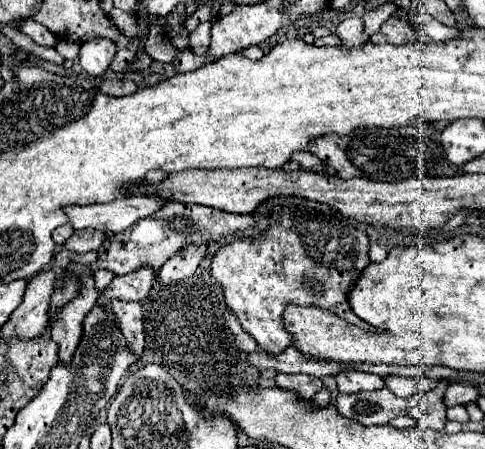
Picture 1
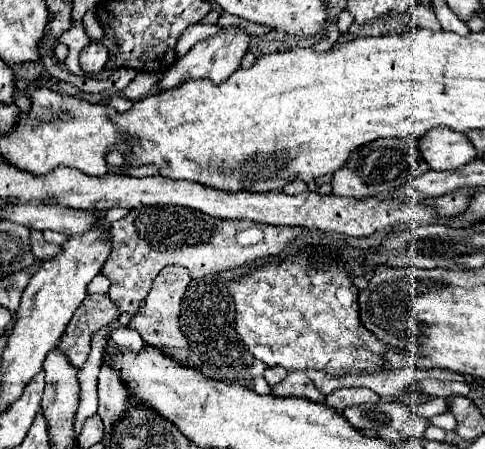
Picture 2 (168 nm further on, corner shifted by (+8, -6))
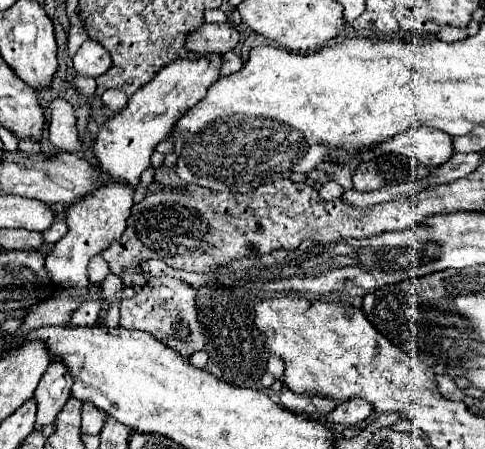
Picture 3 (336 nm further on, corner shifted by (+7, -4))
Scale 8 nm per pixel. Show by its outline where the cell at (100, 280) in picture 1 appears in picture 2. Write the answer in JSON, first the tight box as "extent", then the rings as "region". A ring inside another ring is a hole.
{"extent":[88,273,110,293],"region":[[[98,273],[94,279],[92,279],[92,283],[88,285],[88,293],[108,293],[108,287],[110,287],[110,281],[108,281],[108,277],[104,277],[102,273]]]}

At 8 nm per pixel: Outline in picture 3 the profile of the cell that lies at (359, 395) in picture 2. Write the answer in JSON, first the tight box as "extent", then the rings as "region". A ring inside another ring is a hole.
{"extent":[325,397,373,425],"region":[[[351,397],[347,401],[341,401],[333,411],[329,411],[325,417],[329,423],[341,423],[341,425],[359,425],[373,413],[373,405],[361,397]]]}

